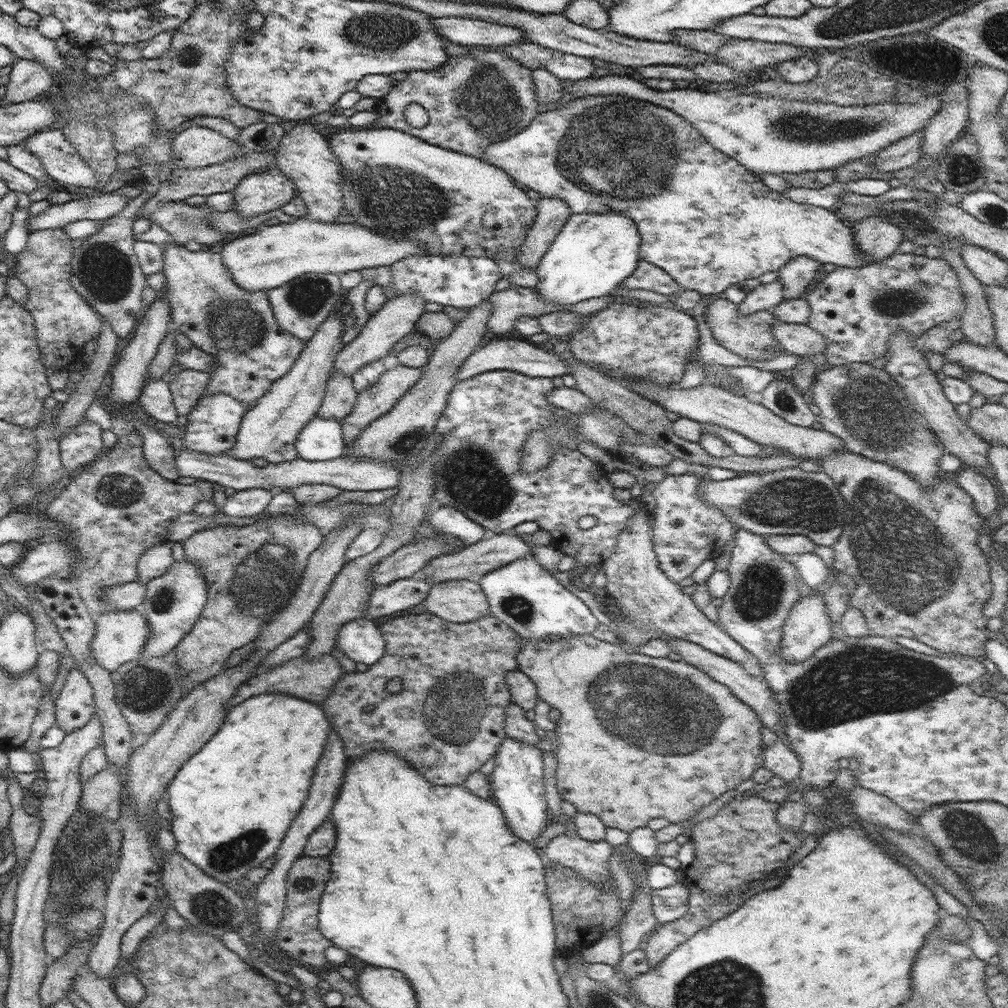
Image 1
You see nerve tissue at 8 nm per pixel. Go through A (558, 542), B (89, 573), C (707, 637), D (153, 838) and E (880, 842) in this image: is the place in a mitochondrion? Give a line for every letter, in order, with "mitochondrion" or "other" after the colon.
A: other
B: mitochondrion
C: other
D: other
E: other

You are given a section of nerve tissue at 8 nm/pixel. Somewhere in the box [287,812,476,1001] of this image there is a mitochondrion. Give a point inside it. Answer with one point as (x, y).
(301, 884)

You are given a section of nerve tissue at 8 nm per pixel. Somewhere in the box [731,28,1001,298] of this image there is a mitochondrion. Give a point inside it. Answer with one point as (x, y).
(802, 127)

